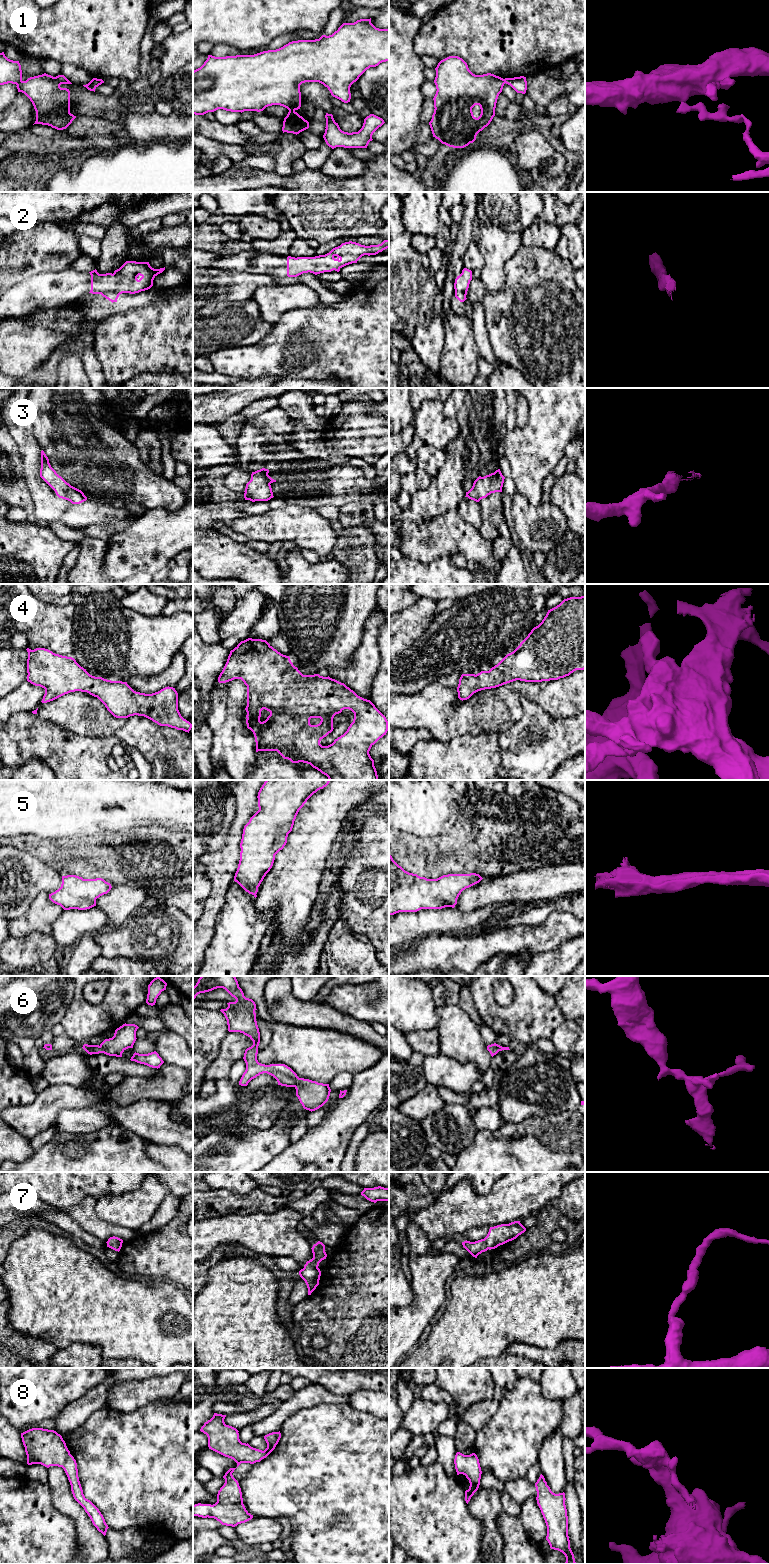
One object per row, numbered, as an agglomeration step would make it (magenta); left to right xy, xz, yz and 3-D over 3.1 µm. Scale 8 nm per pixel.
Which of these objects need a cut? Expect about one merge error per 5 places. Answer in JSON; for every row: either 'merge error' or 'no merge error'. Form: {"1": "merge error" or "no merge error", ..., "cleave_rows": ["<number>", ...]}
{"1": "merge error", "2": "no merge error", "3": "no merge error", "4": "no merge error", "5": "no merge error", "6": "no merge error", "7": "no merge error", "8": "no merge error", "cleave_rows": ["1"]}

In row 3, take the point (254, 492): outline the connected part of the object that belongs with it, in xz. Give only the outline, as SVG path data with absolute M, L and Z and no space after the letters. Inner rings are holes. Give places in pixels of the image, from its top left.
M262 468L251 474L251 480L246 484L244 498L245 500L268 501L273 498L271 483L276 482L269 475L269 470Z

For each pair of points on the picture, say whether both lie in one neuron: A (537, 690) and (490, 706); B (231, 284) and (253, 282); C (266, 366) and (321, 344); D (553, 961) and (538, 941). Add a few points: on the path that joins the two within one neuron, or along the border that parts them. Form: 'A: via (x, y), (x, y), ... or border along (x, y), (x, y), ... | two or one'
A: via (525, 689), (518, 689), (502, 704) | one
B: via (236, 284), (248, 282) | one
C: via (280, 354), (302, 344), (307, 344) | one
D: border along (567, 940), (550, 950), (539, 952), (532, 956) | two

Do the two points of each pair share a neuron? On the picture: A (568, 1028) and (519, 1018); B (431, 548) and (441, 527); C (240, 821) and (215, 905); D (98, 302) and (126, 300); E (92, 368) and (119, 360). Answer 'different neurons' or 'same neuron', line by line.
A: different neurons
B: same neuron
C: same neuron
D: same neuron
E: different neurons

